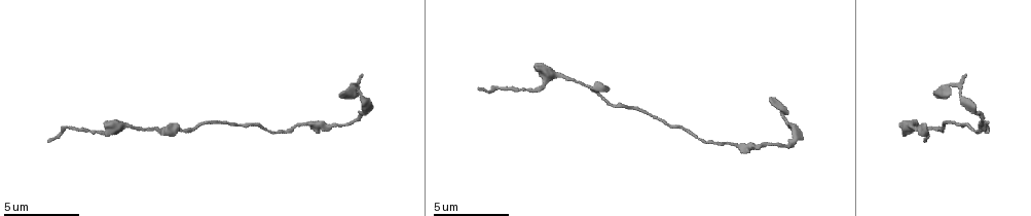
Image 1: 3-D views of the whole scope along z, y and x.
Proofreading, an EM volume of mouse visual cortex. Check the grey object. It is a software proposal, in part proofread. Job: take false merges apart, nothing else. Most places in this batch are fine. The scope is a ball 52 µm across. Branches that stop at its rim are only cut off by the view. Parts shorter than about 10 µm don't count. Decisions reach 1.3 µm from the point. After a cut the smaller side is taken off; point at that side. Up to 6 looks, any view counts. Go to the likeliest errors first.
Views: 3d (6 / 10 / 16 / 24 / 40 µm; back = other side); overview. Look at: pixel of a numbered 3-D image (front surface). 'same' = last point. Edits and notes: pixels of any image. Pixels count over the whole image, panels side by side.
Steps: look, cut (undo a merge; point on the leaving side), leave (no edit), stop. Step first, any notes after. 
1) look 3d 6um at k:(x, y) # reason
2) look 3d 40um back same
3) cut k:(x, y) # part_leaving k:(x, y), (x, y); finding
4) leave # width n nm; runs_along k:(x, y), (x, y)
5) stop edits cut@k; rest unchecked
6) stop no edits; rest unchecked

look 3d 10um at 1:(230, 124)

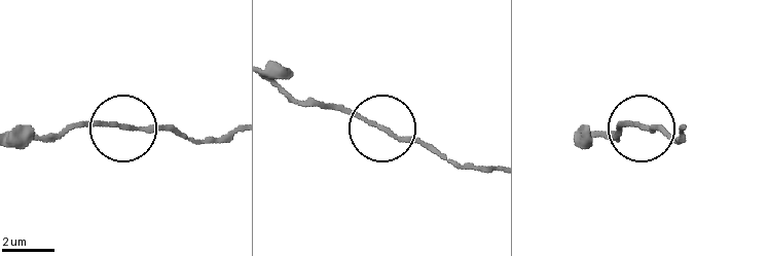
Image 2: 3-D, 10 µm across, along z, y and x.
leave # width 150 nm; runs_along 2:(124, 126), (67, 126); one neuron here

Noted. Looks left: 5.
look 3d 10um at 1:(724, 146) # thick turns thin

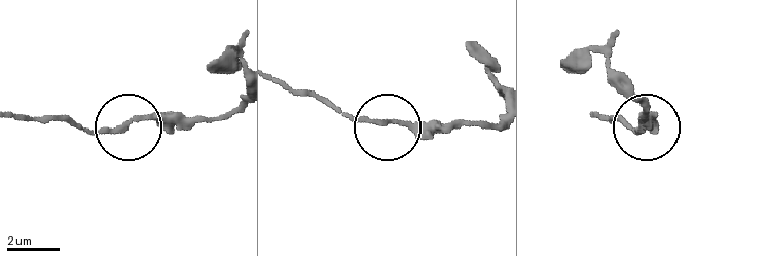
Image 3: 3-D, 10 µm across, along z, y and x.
leave # width 170 nm; runs_along 3:(22, 117), (66, 117), (93, 131), (152, 117), (216, 117); continuous, no second neuron

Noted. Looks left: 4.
look 3d 10um at 1:(136, 128)

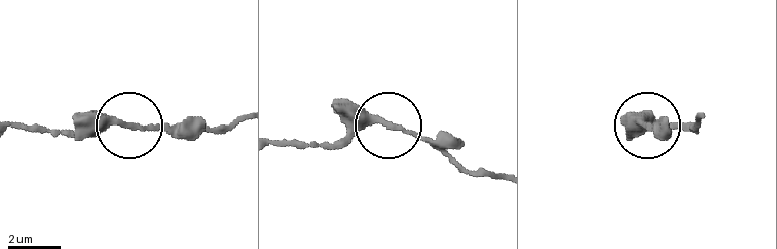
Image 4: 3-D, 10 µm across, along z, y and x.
leave # runs_along 4:(235, 120), (45, 132); continuous, no second neuron

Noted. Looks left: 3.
stop no edits; rest unchecked

